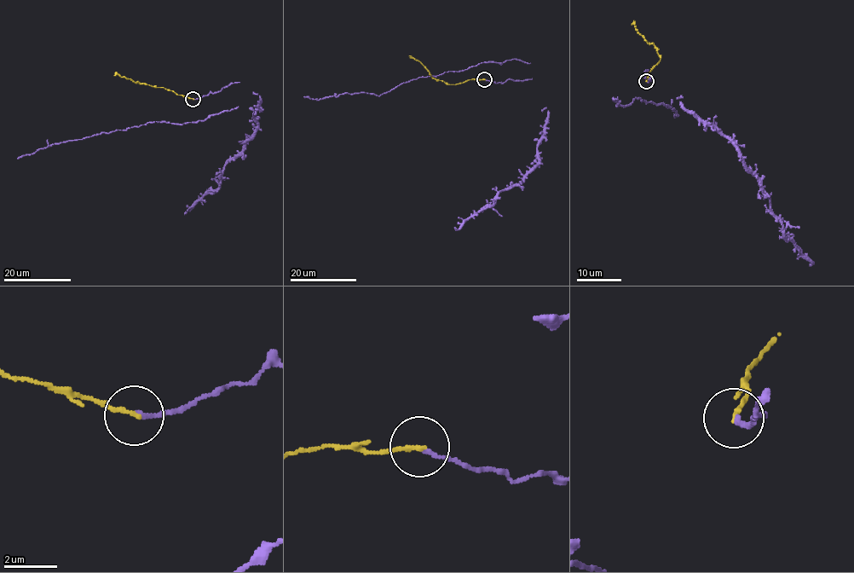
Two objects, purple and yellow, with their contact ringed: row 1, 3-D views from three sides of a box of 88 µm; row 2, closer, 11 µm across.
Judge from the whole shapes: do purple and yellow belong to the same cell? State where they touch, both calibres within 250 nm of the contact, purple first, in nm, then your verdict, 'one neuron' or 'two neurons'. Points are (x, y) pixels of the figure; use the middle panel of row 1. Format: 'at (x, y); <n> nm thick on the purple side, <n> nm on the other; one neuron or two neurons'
at (484, 79); 180 nm thick on the purple side, 170 nm on the other; one neuron

